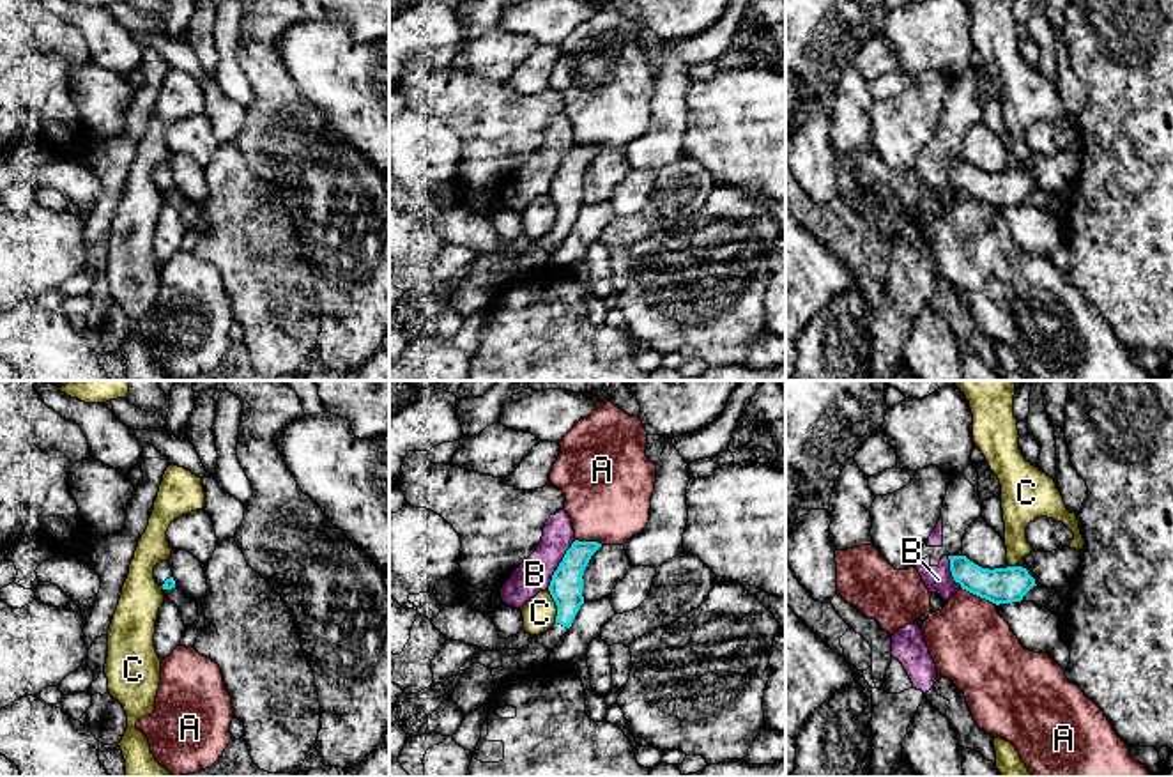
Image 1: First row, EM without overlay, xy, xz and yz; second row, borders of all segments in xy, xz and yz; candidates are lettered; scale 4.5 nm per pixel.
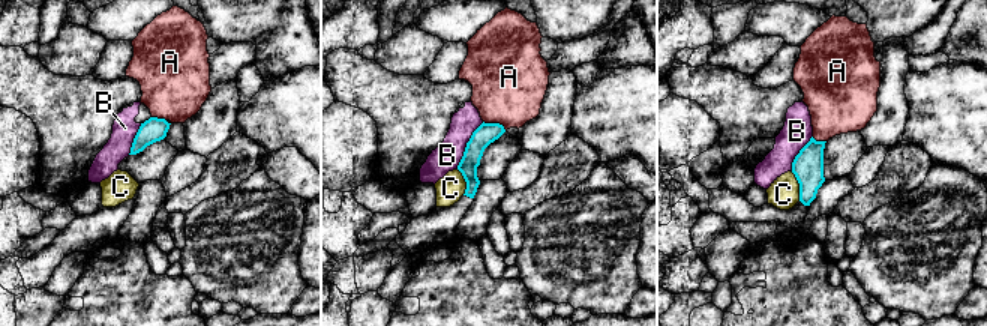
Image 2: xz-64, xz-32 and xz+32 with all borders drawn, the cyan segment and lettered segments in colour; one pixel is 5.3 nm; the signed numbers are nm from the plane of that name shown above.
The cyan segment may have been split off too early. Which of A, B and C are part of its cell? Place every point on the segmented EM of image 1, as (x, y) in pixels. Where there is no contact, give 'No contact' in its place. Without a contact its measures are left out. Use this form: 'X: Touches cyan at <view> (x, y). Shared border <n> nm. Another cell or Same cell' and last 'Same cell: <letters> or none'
A: Touches cyan at yz (981, 597). Shared border 180 nm. Another cell
B: Touches cyan at xz (559, 565). Shared border 260 nm. Another cell
C: Touches cyan at xz (556, 604). Shared border 160 nm. Another cell
Same cell: none

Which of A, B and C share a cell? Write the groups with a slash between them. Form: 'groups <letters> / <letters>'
groups A / B / C

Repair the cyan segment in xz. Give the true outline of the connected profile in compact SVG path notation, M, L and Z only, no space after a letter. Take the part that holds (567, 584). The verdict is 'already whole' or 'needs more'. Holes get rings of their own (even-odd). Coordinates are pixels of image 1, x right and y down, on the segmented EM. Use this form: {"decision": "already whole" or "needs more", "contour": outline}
{"decision": "needs more", "contour": "M575 540L552 575L548 591L557 605L556 623L543 634L534 635L533 642L520 650L501 650L502 665L492 669L497 689L502 689L520 676L548 669L552 648L571 627L580 605L584 604L584 570L591 556L602 547L598 542Z"}

